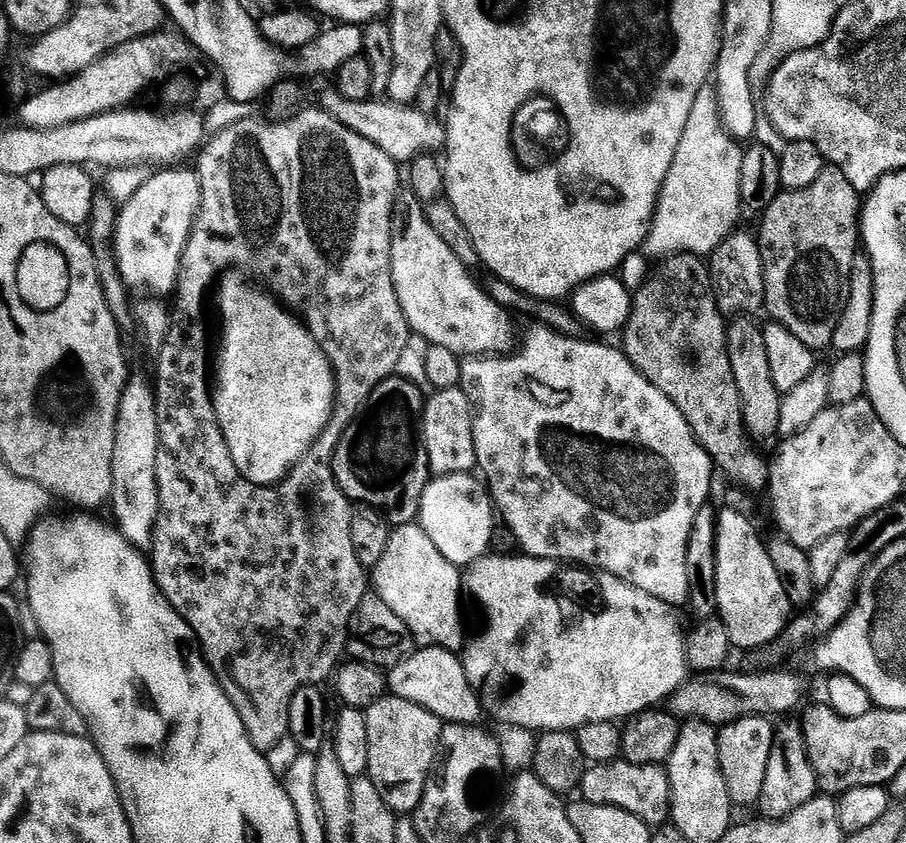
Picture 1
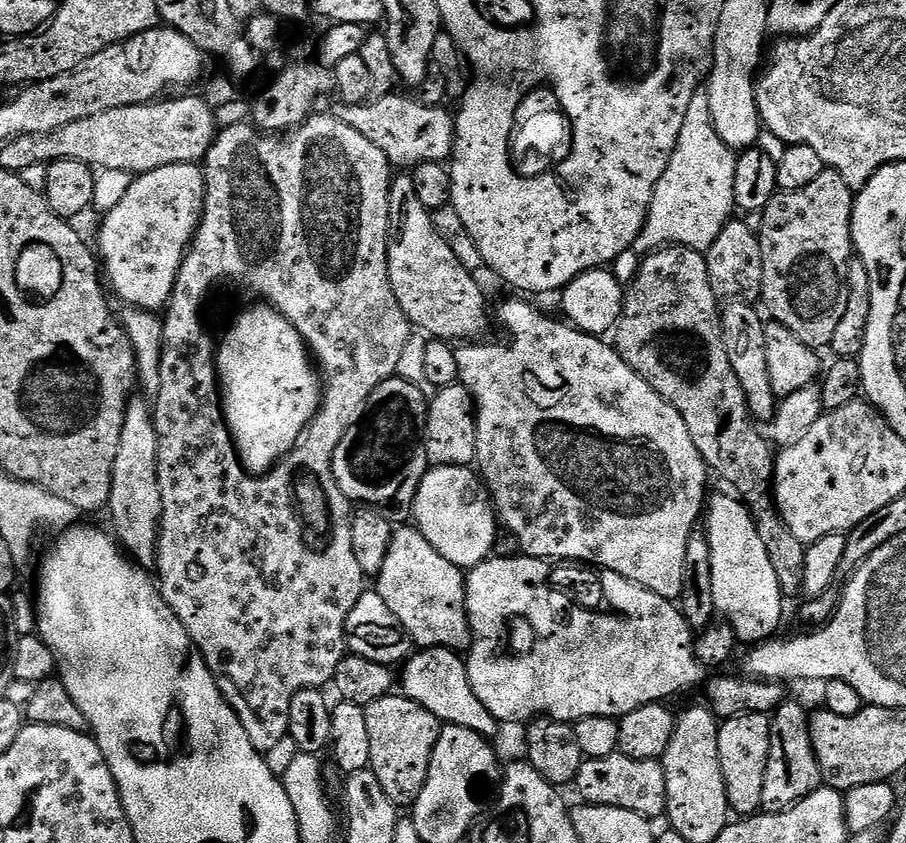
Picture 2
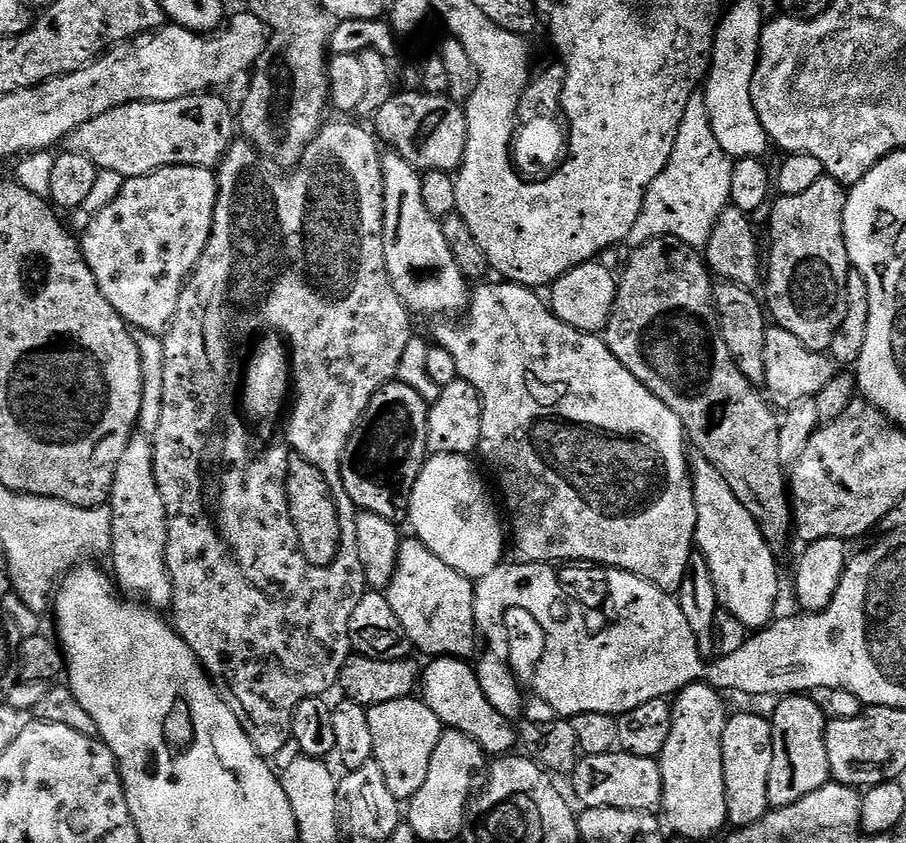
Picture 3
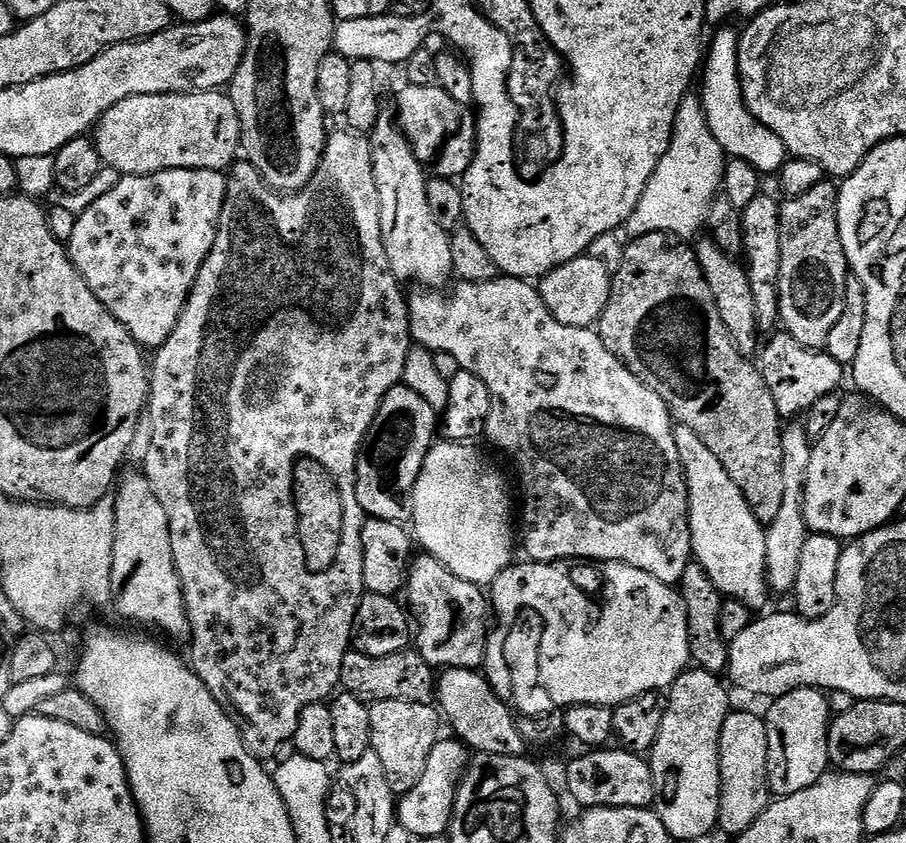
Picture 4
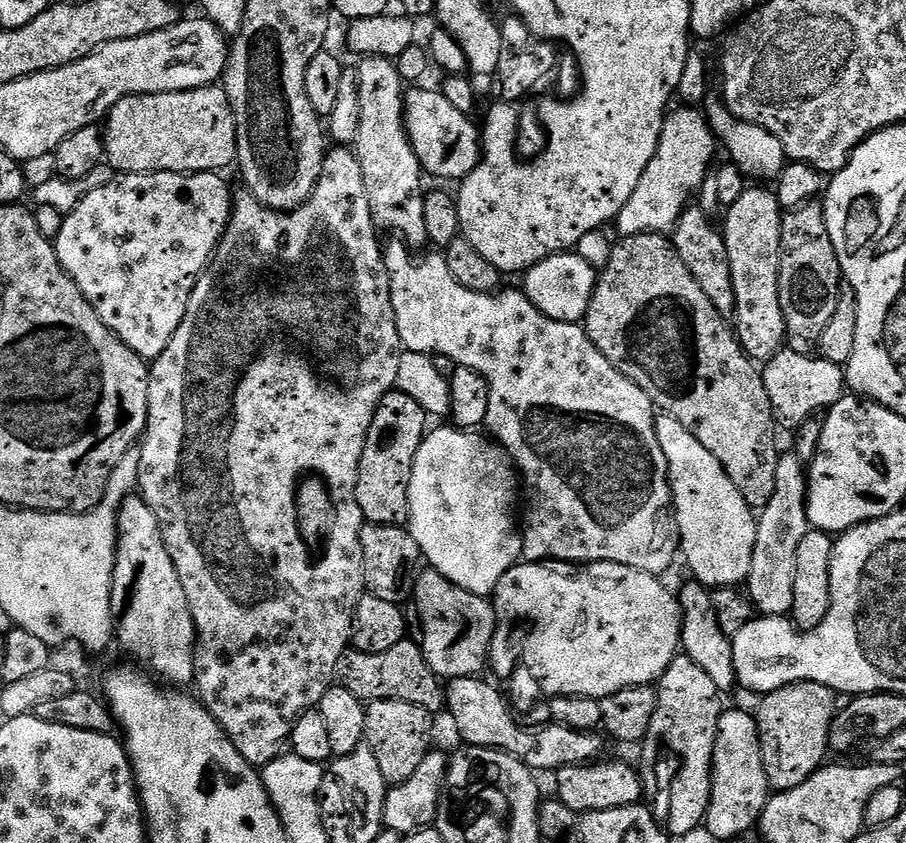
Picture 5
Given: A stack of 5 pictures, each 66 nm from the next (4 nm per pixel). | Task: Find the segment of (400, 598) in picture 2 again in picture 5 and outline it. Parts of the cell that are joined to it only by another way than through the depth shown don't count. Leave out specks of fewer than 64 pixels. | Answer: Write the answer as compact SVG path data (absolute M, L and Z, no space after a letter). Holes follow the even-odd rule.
M424 570L421 571L420 581L416 584L415 604L416 612L420 615L420 628L424 631L424 640L422 639L424 657L430 670L434 670L434 674L439 676L441 681L451 682L467 676L479 677L483 673L480 671L489 667L492 655L492 639L498 623L496 610L491 599L474 594L470 590L462 590L462 586L450 582L450 578L446 578L442 574Z

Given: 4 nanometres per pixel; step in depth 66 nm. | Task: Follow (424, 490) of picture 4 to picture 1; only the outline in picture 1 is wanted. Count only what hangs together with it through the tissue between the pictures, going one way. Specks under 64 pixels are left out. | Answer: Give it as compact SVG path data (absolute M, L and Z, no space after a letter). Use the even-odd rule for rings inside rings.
M463 472L429 479L420 499L420 528L430 534L430 539L434 541L434 546L438 546L442 558L457 566L473 564L475 560L489 555L492 527L498 524L498 516L487 487L474 477L475 475Z

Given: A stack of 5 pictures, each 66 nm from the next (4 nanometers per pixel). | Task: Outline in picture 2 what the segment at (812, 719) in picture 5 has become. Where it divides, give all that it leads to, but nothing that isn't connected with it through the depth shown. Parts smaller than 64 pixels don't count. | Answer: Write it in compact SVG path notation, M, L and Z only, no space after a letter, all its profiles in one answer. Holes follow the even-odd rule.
M784 702L771 713L770 758L766 762L766 782L762 782L760 803L765 813L787 812L789 808L793 808L821 787L818 758L810 742L809 715L809 709L806 710L802 705L790 702Z

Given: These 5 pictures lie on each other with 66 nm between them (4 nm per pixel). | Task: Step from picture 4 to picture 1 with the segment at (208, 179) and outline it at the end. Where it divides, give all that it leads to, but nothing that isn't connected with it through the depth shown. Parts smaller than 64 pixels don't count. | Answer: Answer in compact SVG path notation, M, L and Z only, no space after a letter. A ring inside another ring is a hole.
M195 171L160 172L148 180L120 209L116 218L114 259L125 285L168 298L176 291L186 242L200 209L200 178Z

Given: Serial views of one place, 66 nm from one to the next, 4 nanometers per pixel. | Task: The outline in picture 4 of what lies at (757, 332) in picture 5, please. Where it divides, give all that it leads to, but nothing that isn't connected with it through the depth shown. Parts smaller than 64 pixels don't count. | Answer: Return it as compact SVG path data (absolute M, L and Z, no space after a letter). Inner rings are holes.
M761 194L742 210L744 221L743 255L746 259L746 271L750 290L754 294L756 323L761 329L777 327L780 319L778 306L778 270L782 262L782 234L780 233L780 204L774 197Z

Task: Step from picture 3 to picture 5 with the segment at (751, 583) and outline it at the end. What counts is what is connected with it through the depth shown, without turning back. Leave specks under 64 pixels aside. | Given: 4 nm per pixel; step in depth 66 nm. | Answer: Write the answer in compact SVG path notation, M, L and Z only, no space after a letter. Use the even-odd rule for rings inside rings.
M667 414L661 415L657 421L657 432L663 453L667 456L674 515L676 525L680 528L682 560L688 563L689 570L696 575L693 577L707 588L715 590L743 585L752 574L752 559L756 553L757 513L748 505L746 498L742 498L738 486L734 486L730 474L726 474L718 458L714 458L714 454L710 454L710 450L706 450L706 446L702 446L702 442L698 442L698 438L694 438L694 434L682 426L682 422Z

